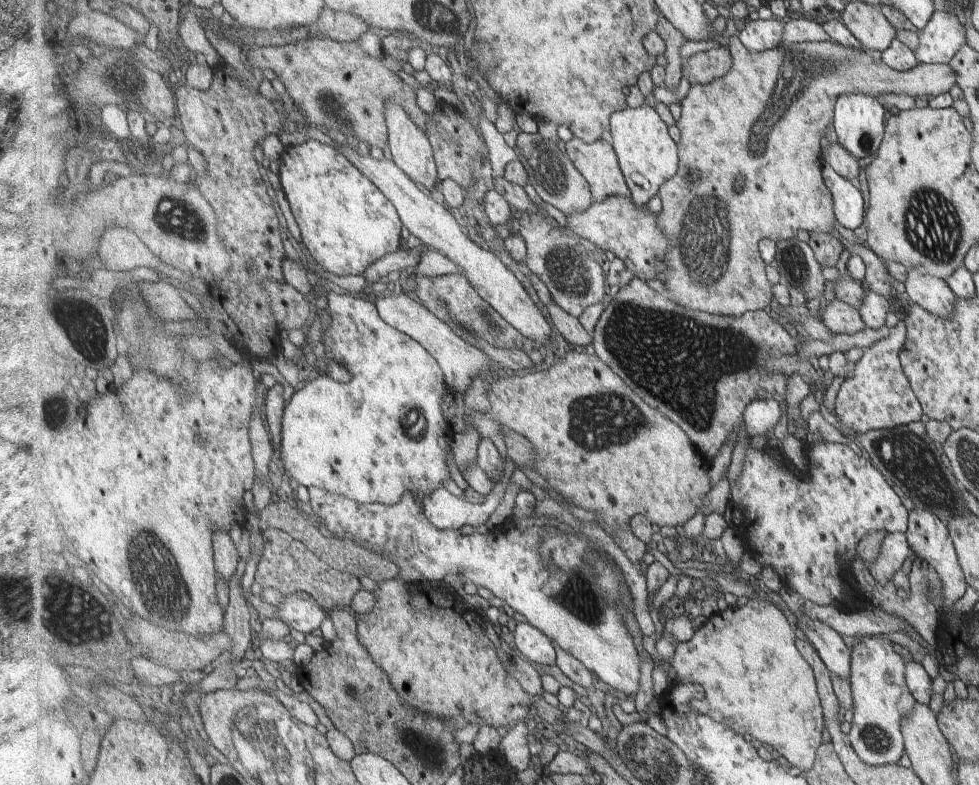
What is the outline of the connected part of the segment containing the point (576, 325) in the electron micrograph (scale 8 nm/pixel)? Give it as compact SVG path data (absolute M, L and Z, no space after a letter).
M555 301L549 306L554 326L566 340L574 344L587 347L595 341L594 334L590 333L579 318L574 317L561 308Z

